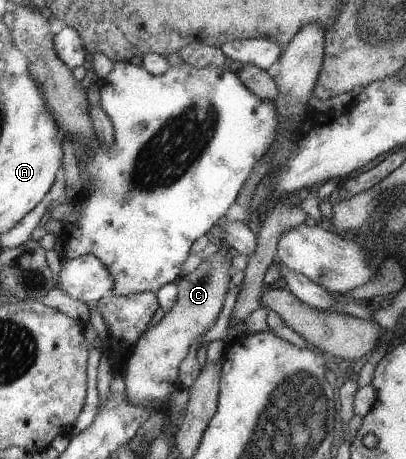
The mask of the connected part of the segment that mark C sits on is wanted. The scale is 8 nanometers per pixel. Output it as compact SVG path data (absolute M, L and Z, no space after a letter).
M227 247L226 249L223 248L222 251L209 248L207 252L203 253L202 259L200 260L198 266L192 272L189 272L187 275L181 275L175 282L178 291L177 291L177 298L175 300L175 304L173 304L171 310L166 312L162 316L161 320L159 320L159 322L155 324L155 326L149 328L149 330L145 330L144 333L141 333L140 337L134 342L131 351L127 355L126 365L123 367L124 379L125 379L125 394L129 402L135 405L141 405L142 407L147 407L151 412L154 412L155 410L164 410L164 409L153 409L150 406L150 402L152 400L166 399L167 396L169 396L169 393L175 390L175 386L177 386L177 364L181 362L181 358L185 358L185 354L187 354L187 346L191 344L191 340L193 340L195 336L199 336L199 334L201 334L201 332L203 332L205 328L209 328L209 324L211 324L211 322L213 322L213 320L217 318L217 312L219 312L219 308L221 308L221 302L223 302L223 296L225 296L225 290L227 290L227 280L229 280L229 266L225 264L225 260L227 260L227 258L223 256L223 251L227 250L231 251L231 249L228 249Z

